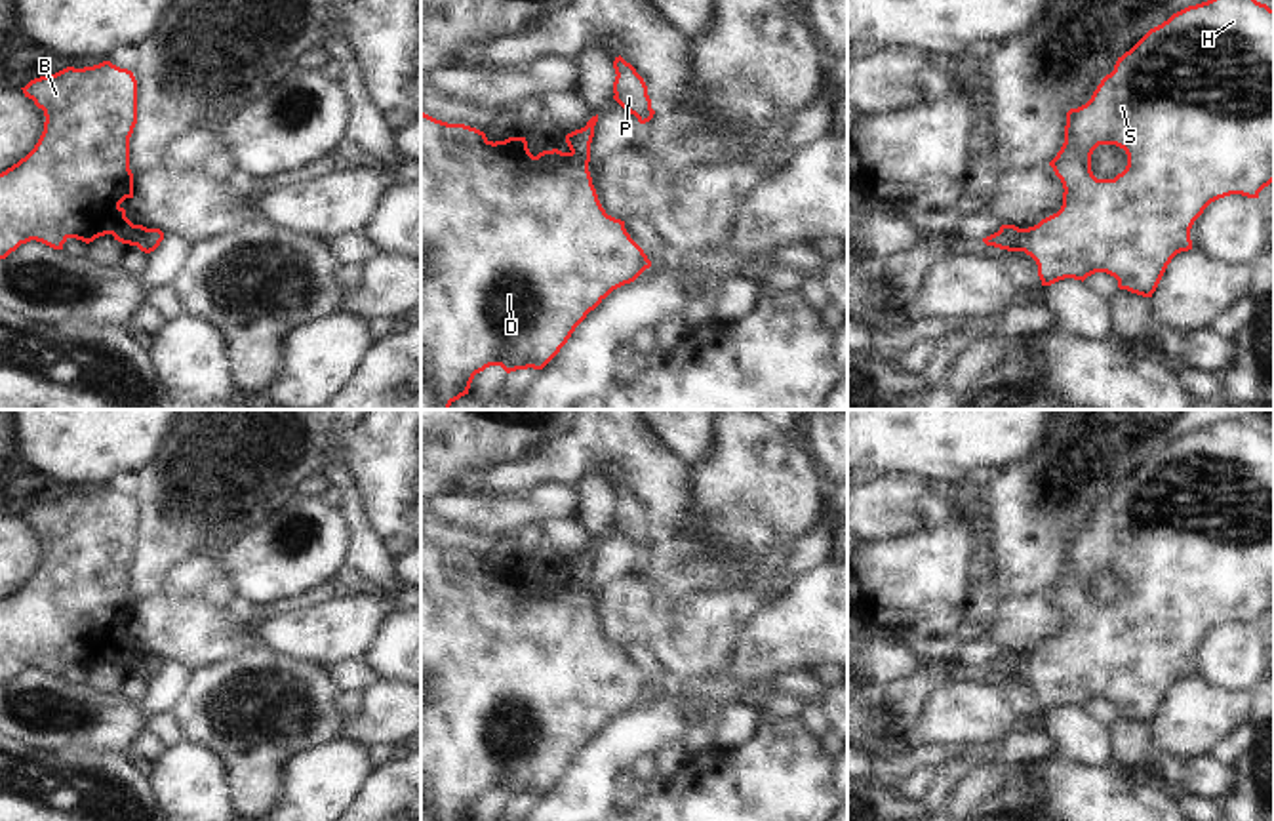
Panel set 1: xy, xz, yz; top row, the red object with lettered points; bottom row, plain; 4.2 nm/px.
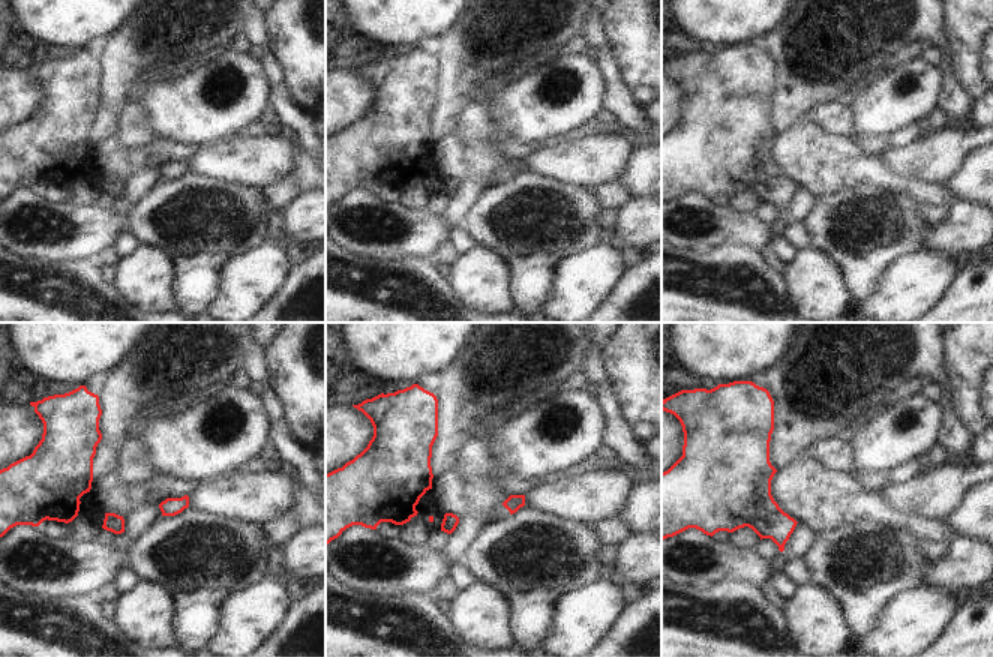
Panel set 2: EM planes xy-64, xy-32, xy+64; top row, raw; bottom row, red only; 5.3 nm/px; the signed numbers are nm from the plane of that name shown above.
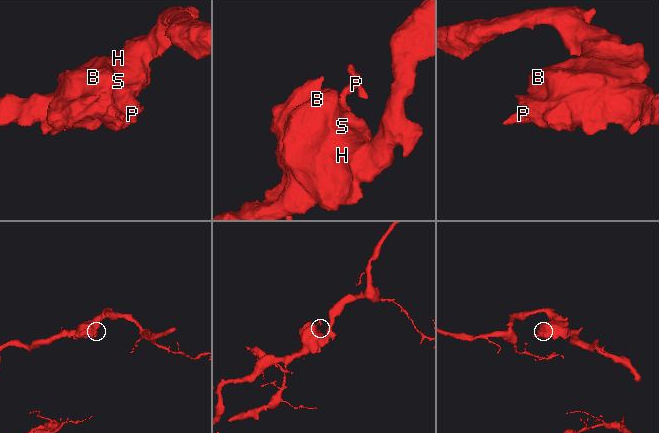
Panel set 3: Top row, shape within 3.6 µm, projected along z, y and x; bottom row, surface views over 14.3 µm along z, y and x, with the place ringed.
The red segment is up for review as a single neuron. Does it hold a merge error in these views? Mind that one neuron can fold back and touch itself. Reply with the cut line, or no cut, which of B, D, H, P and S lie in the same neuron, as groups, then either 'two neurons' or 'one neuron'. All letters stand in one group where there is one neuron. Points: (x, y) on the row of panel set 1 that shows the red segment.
no cut | B D H P S | one neuron

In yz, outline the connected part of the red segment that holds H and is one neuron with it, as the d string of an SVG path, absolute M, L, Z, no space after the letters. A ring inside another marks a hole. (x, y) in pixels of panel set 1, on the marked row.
M1207 0L1184 8L1150 29L1129 51L1118 57L1114 70L1101 80L1091 99L1066 112L1065 143L1049 166L1065 189L1061 210L1028 229L1002 225L998 232L983 238L983 242L1030 255L1038 265L1042 286L1051 286L1065 278L1084 282L1095 272L1106 272L1118 280L1120 290L1152 297L1171 259L1181 251L1192 250L1190 229L1211 202L1230 194L1259 198L1259 192L1274 181L1274 10L1257 0ZM1099 145L1116 145L1127 154L1125 170L1114 179L1097 179L1091 171L1091 154Z

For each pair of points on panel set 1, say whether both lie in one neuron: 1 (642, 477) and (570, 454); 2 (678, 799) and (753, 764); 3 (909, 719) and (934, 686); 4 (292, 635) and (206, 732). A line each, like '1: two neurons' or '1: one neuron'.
1: one neuron
2: one neuron
3: one neuron
4: two neurons

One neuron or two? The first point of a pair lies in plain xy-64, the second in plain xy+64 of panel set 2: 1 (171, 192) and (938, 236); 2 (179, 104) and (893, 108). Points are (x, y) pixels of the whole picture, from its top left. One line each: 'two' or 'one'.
1: two
2: one

